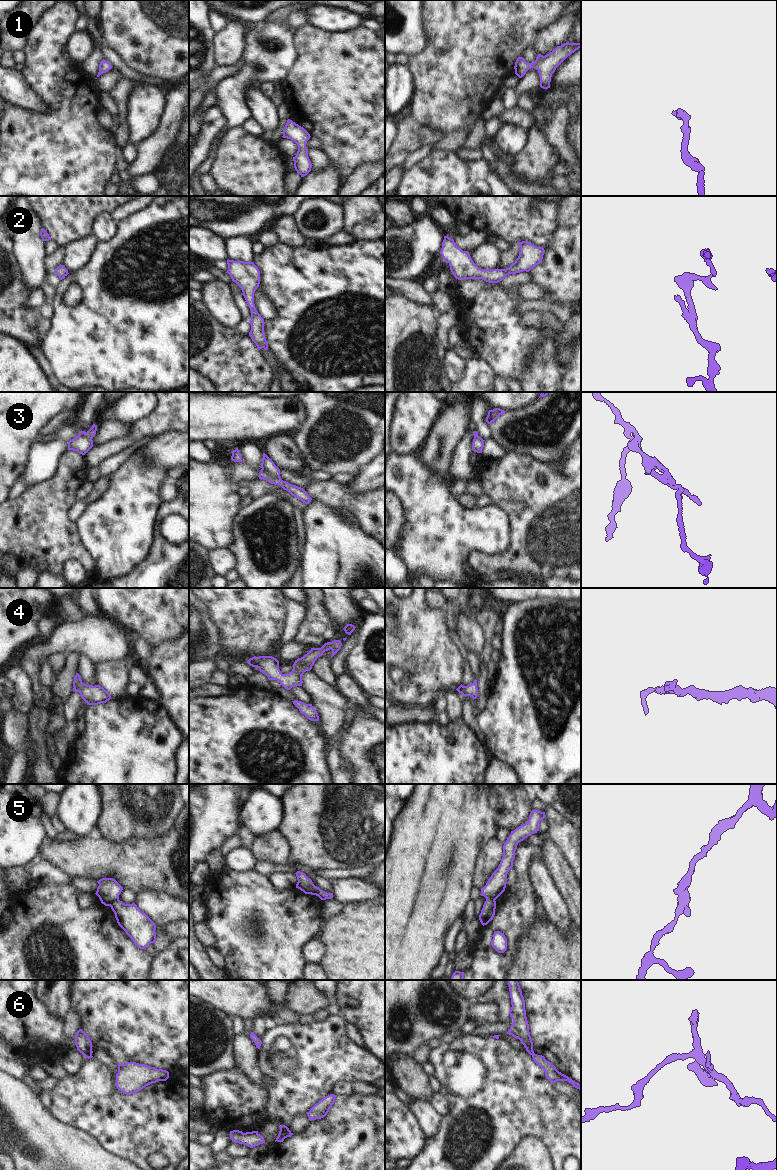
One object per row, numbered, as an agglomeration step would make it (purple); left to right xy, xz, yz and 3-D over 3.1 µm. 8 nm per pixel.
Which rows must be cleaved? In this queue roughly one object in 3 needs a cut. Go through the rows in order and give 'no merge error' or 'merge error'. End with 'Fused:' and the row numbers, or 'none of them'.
1: no merge error
2: no merge error
3: no merge error
4: no merge error
5: merge error
6: merge error
Fused: 5, 6

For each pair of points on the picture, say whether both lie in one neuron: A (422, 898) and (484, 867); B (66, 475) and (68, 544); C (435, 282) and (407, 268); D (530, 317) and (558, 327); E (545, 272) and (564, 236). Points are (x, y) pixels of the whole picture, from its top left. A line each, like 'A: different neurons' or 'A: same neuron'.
A: different neurons
B: same neuron
C: different neurons
D: same neuron
E: same neuron

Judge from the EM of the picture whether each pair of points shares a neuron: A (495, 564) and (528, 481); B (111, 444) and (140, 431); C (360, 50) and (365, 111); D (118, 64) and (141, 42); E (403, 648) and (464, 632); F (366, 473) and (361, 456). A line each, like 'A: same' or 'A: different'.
A: same
B: same
C: same
D: different
E: different
F: different

